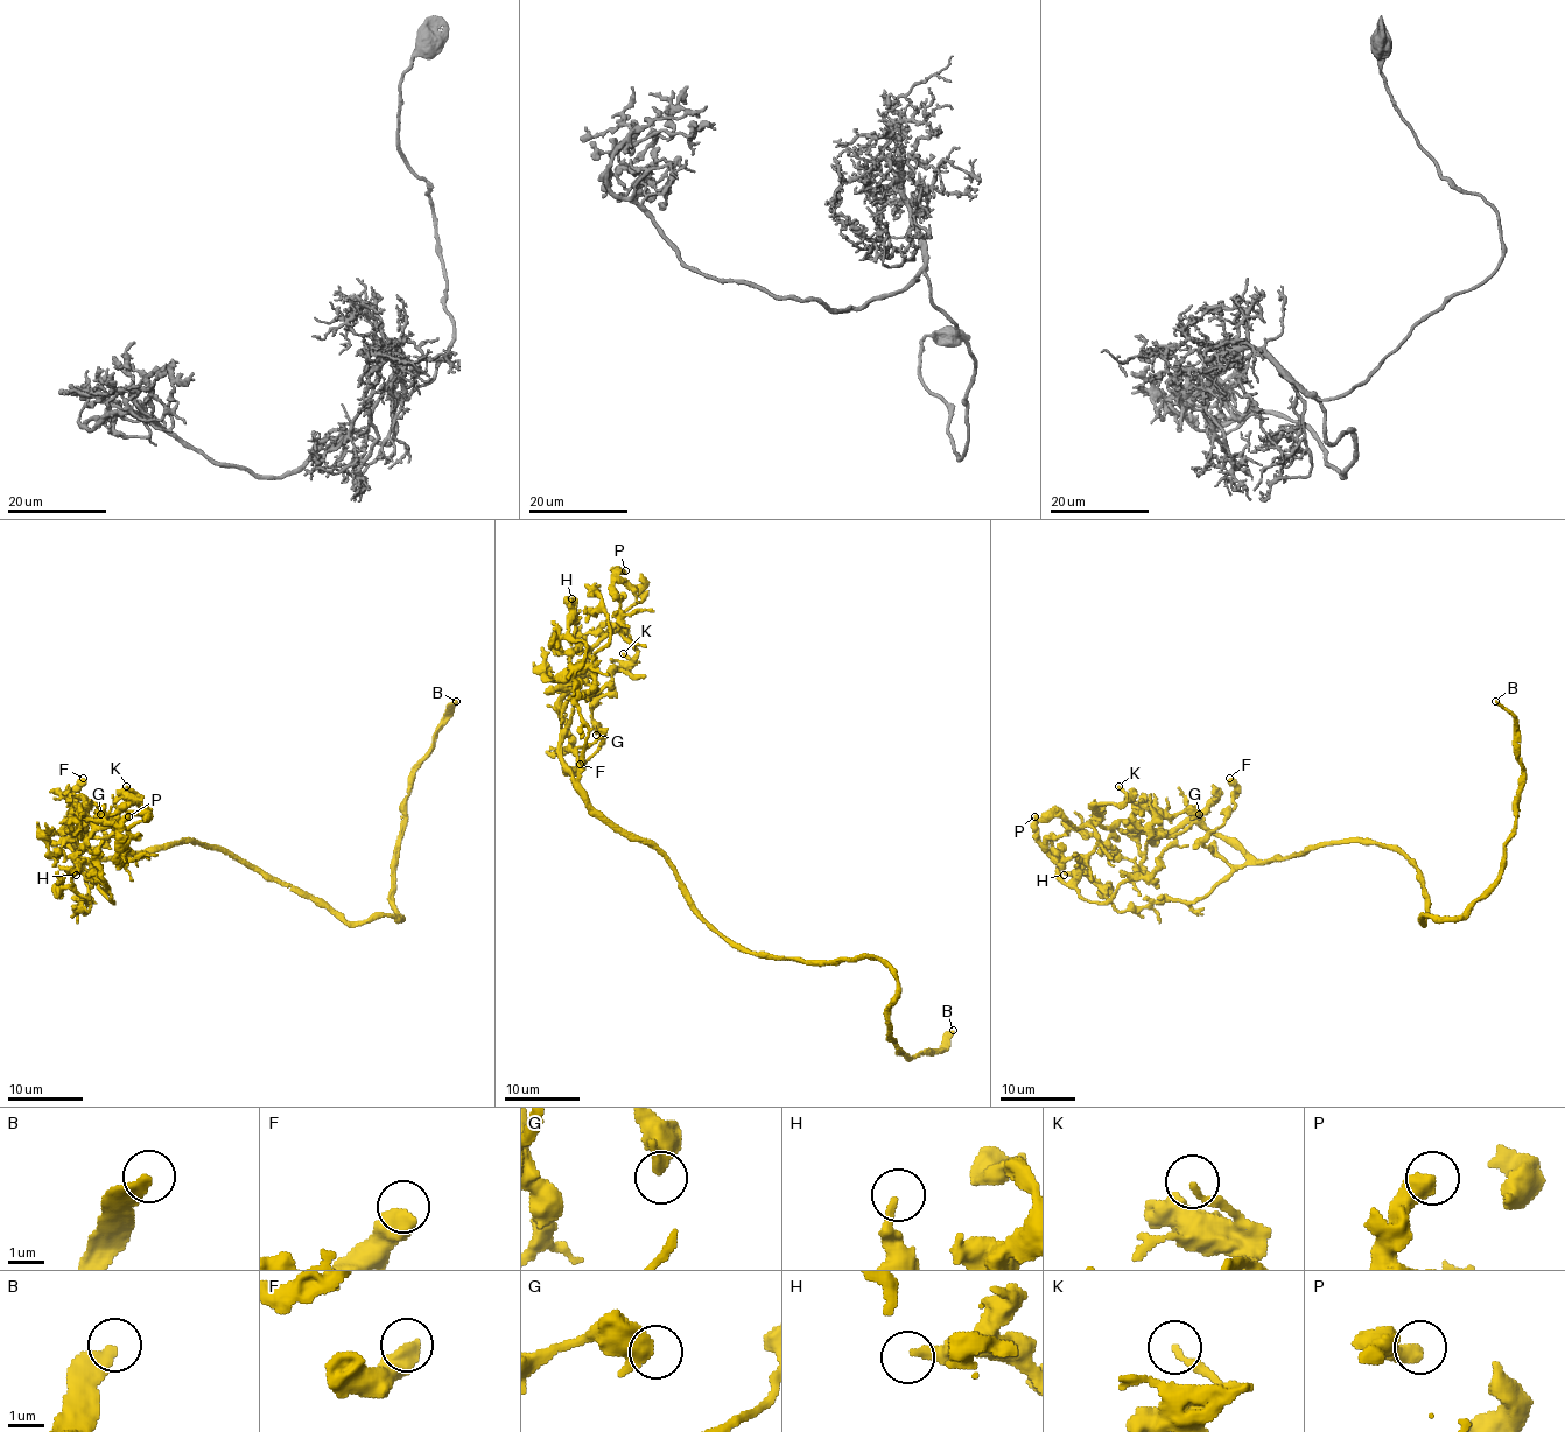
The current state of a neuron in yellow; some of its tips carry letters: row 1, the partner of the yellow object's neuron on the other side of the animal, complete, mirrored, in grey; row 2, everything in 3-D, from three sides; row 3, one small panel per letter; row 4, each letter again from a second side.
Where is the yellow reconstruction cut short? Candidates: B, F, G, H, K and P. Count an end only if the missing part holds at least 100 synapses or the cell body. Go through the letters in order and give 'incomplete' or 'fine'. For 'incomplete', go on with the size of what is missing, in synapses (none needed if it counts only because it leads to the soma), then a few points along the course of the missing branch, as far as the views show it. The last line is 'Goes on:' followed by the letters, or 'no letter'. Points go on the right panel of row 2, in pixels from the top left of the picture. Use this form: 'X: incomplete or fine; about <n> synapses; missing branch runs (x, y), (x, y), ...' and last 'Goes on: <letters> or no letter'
B: incomplete; about 2000 synapses
F: fine
G: fine
H: fine
K: fine
P: fine
Goes on: B

